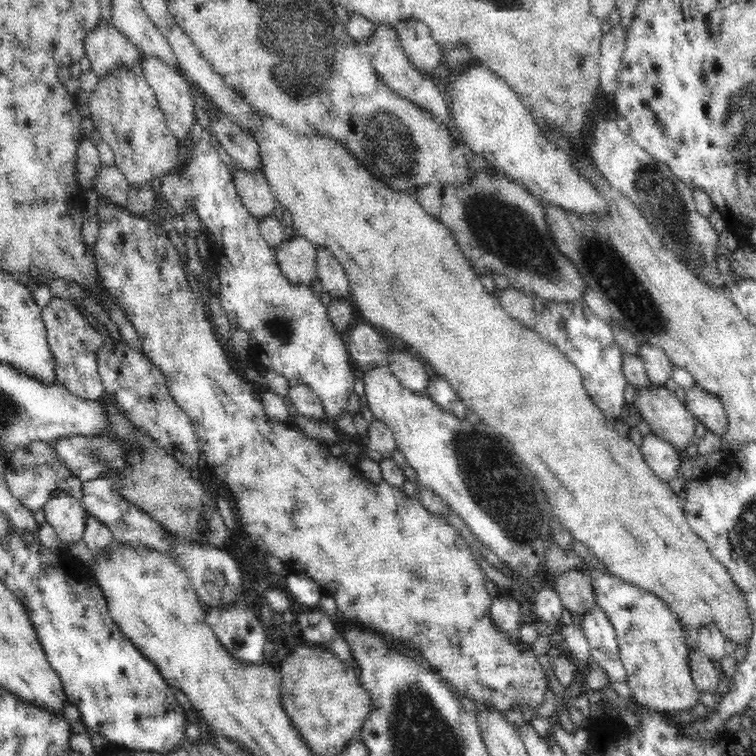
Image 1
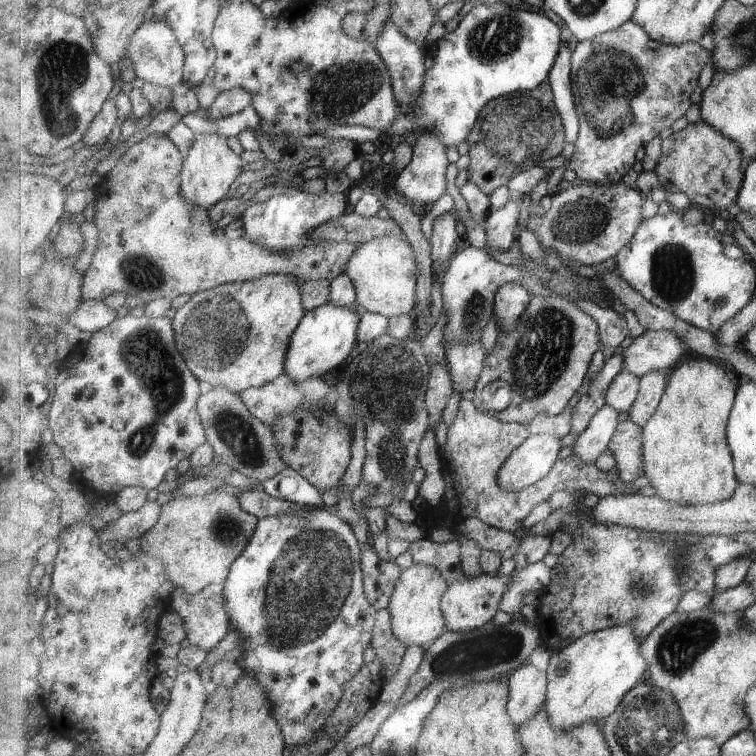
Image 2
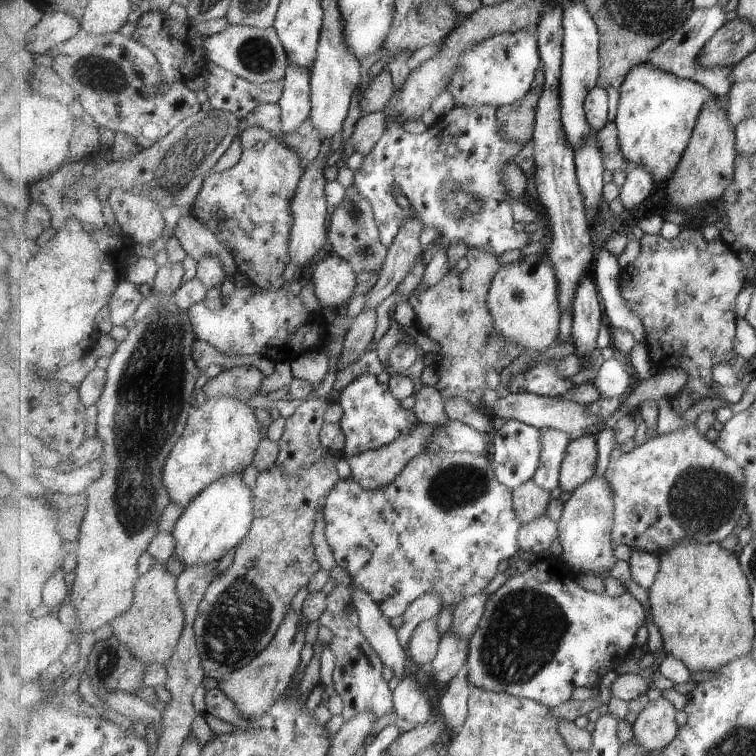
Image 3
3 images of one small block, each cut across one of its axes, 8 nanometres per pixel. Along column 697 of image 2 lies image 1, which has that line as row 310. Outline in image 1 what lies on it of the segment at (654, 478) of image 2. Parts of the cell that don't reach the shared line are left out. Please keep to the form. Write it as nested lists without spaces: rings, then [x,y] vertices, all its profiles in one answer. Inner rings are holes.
[[[270,117],[261,118],[261,127],[255,134],[255,141],[259,144],[260,156],[263,160],[262,170],[266,180],[273,188],[278,201],[283,208],[292,215],[293,224],[289,228],[290,235],[306,237],[317,247],[327,248],[334,254],[344,267],[350,283],[350,301],[358,312],[362,314],[364,321],[370,322],[374,327],[384,328],[390,334],[398,336],[403,343],[410,346],[415,354],[418,354],[433,366],[435,372],[446,379],[452,388],[458,393],[458,397],[464,402],[473,419],[481,420],[483,424],[494,428],[505,440],[512,444],[512,450],[522,460],[522,463],[530,470],[535,477],[542,491],[546,495],[551,506],[550,510],[558,519],[564,529],[572,534],[576,541],[586,545],[590,552],[601,560],[605,568],[615,577],[624,582],[639,586],[662,599],[669,609],[679,618],[682,626],[695,627],[696,629],[713,622],[718,625],[727,640],[733,641],[736,645],[744,644],[748,646],[751,634],[753,633],[752,619],[746,611],[746,601],[742,599],[742,593],[738,590],[738,585],[730,579],[726,567],[718,563],[710,554],[704,540],[697,536],[687,521],[682,503],[668,482],[662,481],[654,475],[654,472],[646,465],[640,448],[629,440],[628,437],[620,436],[614,428],[614,424],[606,419],[606,416],[596,407],[594,401],[583,384],[583,378],[576,365],[572,364],[554,345],[550,344],[539,332],[533,328],[529,329],[514,320],[499,303],[498,298],[488,293],[482,282],[480,275],[472,268],[470,260],[464,256],[458,241],[454,238],[450,229],[430,216],[423,208],[413,193],[394,191],[386,186],[382,181],[376,180],[362,163],[354,159],[342,143],[336,139],[326,139],[322,135],[315,137],[296,137],[294,133],[278,124]]]

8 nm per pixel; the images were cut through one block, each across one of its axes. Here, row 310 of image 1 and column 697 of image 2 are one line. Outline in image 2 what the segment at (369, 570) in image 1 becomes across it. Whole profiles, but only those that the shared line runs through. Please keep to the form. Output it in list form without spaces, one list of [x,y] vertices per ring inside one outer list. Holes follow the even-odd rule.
[[[702,120],[698,123],[688,123],[683,130],[669,135],[662,147],[663,154],[655,171],[668,193],[684,192],[695,206],[709,208],[715,213],[720,210],[732,212],[731,206],[736,205],[738,194],[744,184],[746,165],[743,151],[733,139],[721,134],[716,127]]]

